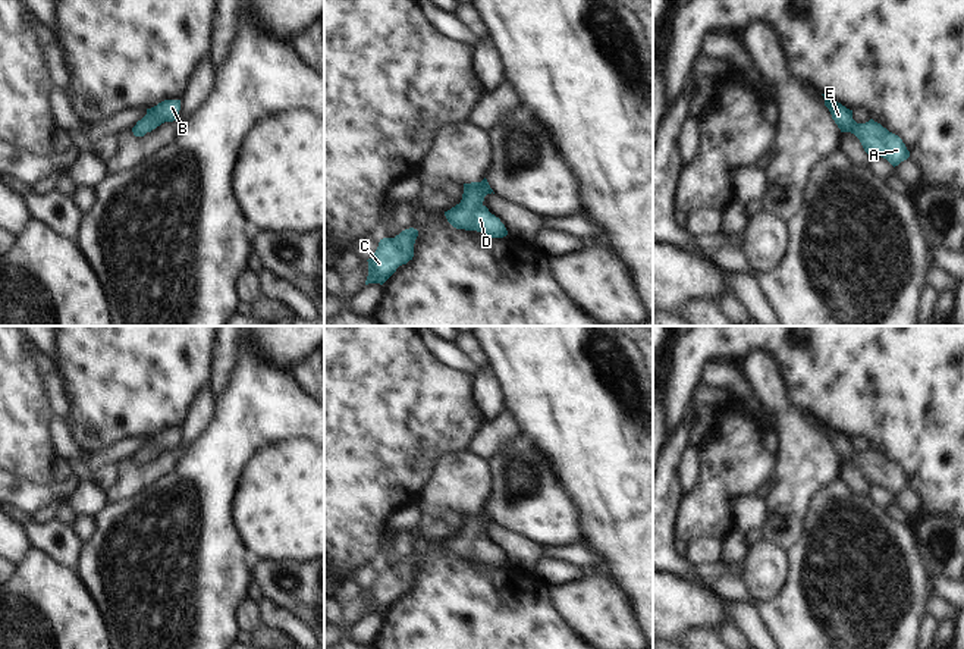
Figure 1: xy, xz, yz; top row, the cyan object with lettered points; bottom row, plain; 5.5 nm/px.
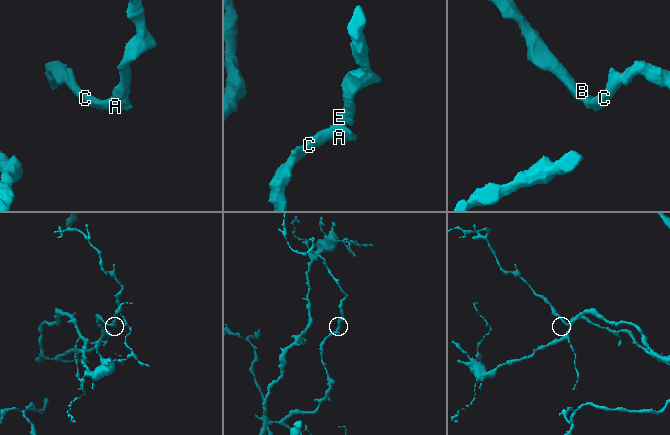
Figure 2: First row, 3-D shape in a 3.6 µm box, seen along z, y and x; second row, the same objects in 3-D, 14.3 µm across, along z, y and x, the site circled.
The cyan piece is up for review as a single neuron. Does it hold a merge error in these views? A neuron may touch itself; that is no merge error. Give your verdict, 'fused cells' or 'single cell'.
single cell

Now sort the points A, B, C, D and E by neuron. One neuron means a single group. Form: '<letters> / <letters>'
A B C D E

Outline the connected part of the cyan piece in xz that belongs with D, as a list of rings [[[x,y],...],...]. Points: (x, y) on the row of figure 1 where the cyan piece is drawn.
[[[487,179],[464,184],[459,204],[445,211],[448,222],[456,229],[477,231],[492,238],[508,235],[505,225],[483,204],[484,197],[492,194]]]

